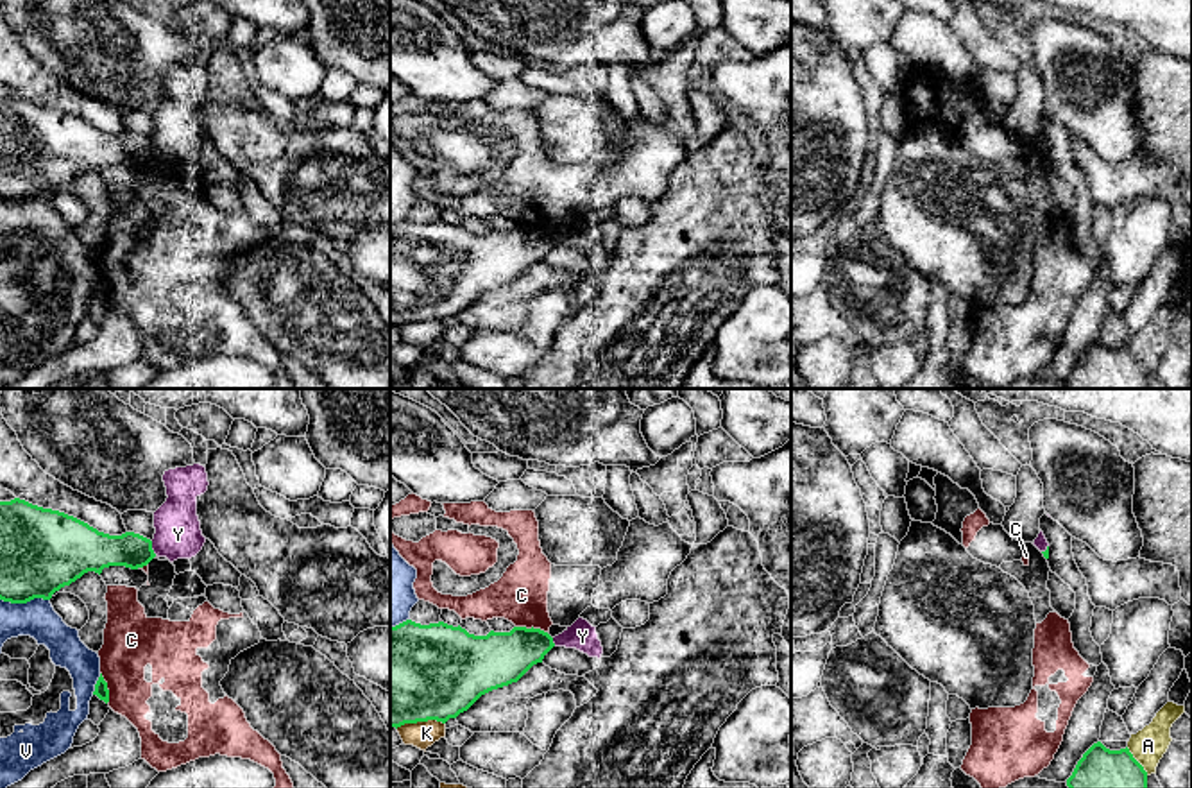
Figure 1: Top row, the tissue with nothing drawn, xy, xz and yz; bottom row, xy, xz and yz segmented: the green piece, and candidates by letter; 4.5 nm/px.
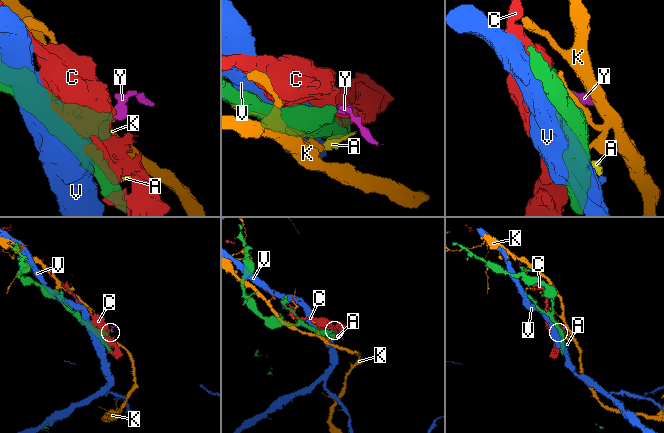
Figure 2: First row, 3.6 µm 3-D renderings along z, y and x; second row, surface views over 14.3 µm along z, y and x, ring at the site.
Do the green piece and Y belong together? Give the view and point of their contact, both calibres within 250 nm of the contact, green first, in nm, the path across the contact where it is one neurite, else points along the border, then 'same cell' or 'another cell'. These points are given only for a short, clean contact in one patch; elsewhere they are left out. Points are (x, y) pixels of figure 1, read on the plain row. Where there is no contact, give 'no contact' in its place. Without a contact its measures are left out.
contact xy (151, 147); calibres 180 and 200 nm; another cell

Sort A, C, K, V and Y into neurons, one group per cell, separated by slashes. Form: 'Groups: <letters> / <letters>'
Groups: A / C / K / V / Y

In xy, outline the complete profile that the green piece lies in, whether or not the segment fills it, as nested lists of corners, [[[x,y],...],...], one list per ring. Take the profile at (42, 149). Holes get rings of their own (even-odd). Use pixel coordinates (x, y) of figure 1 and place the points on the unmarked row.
[[[20,97],[0,100],[0,199],[4,201],[50,199],[55,190],[88,170],[100,174],[109,165],[138,168],[154,156],[152,140],[140,133],[109,134],[73,115]]]

